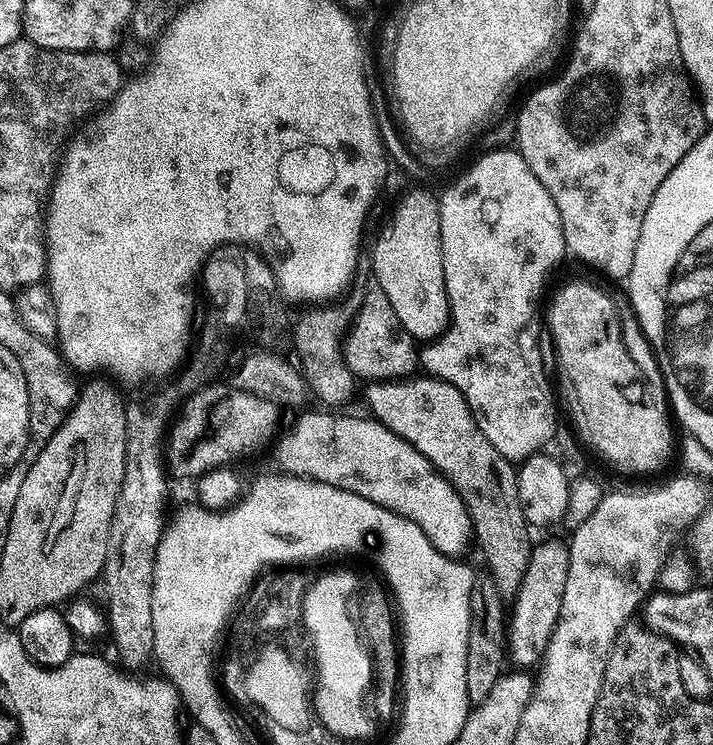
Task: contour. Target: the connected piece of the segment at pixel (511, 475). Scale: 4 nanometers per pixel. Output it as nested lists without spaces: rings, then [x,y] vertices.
[[[420,374],[415,378],[372,382],[367,388],[367,411],[451,480],[472,519],[475,543],[480,543],[480,552],[488,563],[487,575],[498,586],[504,601],[514,601],[530,562],[534,540],[528,537],[530,525],[518,502],[517,469],[513,461],[490,446],[486,434],[474,422],[466,398],[454,386]]]

